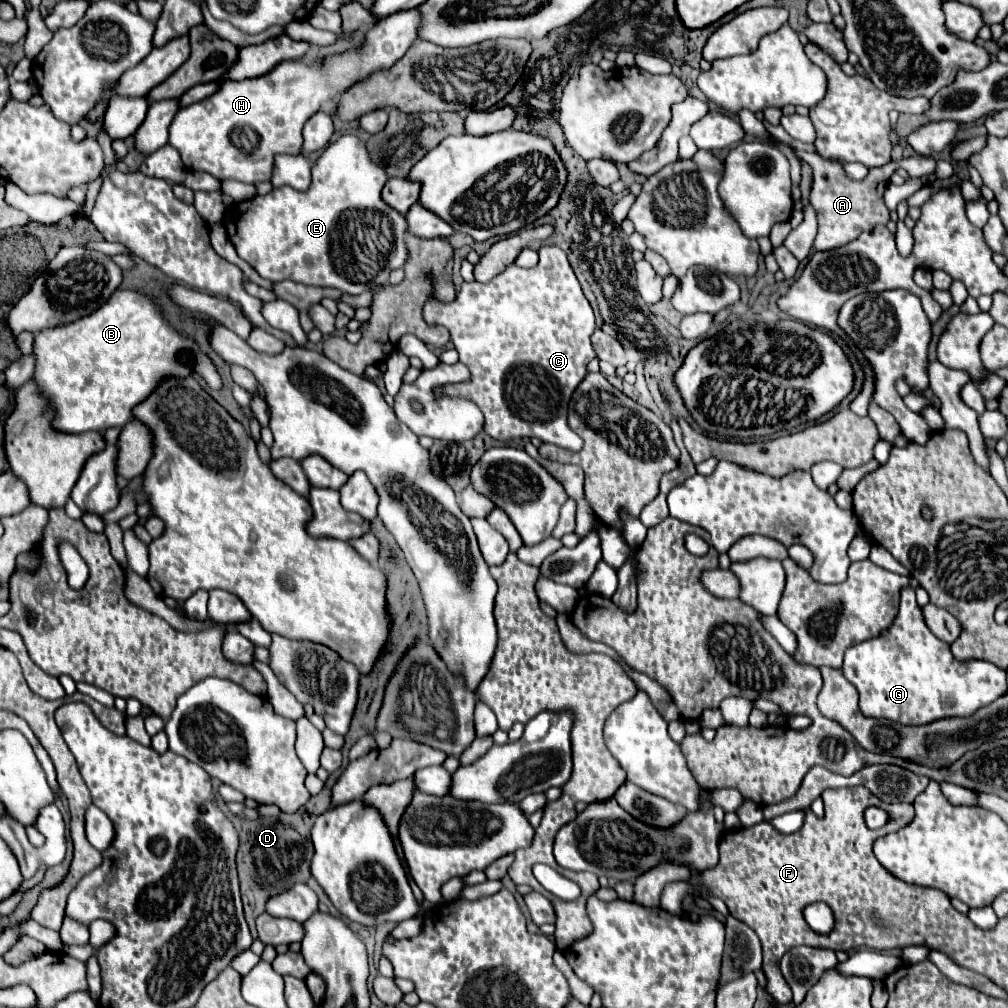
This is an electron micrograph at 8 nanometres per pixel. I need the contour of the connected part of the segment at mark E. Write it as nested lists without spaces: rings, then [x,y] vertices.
[[[344,134],[336,142],[328,144],[324,154],[312,166],[312,184],[306,192],[296,192],[294,188],[284,186],[274,188],[266,196],[254,196],[250,200],[236,202],[226,210],[222,224],[238,256],[266,280],[294,280],[308,286],[362,294],[372,290],[376,284],[386,284],[390,270],[400,268],[408,256],[404,248],[404,216],[380,200],[384,184],[386,176],[380,172],[380,168],[376,168],[376,164],[372,164],[372,160],[368,160],[364,144],[356,136]]]

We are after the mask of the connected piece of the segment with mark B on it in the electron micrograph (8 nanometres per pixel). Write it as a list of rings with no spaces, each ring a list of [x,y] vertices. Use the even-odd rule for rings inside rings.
[[[116,290],[108,304],[92,312],[92,316],[76,320],[76,324],[48,328],[46,332],[36,334],[32,354],[36,356],[32,380],[38,386],[38,394],[54,408],[50,426],[64,434],[104,432],[106,428],[114,426],[122,428],[132,420],[132,408],[144,400],[144,396],[148,396],[148,392],[152,392],[152,388],[156,388],[164,376],[190,376],[198,372],[210,388],[218,390],[222,386],[212,362],[200,352],[200,348],[170,328],[152,300],[134,290]]]

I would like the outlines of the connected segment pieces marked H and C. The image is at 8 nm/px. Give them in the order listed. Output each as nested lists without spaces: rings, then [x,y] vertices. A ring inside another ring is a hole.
[[[402,10],[398,14],[392,14],[392,16],[376,22],[374,28],[366,32],[364,44],[356,50],[346,50],[342,54],[330,54],[324,60],[314,60],[312,64],[286,60],[286,62],[278,64],[272,72],[268,72],[260,78],[250,78],[250,80],[242,80],[242,82],[226,80],[224,84],[220,84],[218,92],[204,98],[202,102],[182,108],[174,116],[174,120],[170,124],[168,142],[180,152],[184,166],[188,170],[204,170],[204,172],[210,172],[218,180],[232,178],[232,180],[250,182],[250,184],[270,180],[276,154],[298,154],[300,152],[304,122],[310,116],[314,116],[316,112],[320,112],[336,96],[340,96],[342,92],[352,88],[354,84],[370,78],[374,72],[390,68],[396,60],[400,60],[408,52],[410,44],[416,40],[418,22],[420,20],[414,10]]]
[[[544,246],[538,254],[540,262],[534,268],[526,270],[512,264],[488,284],[464,282],[462,290],[450,304],[440,304],[438,300],[426,304],[424,320],[448,328],[460,360],[470,370],[470,380],[462,384],[446,384],[438,388],[438,394],[450,394],[450,398],[466,398],[474,402],[484,414],[484,432],[496,440],[536,436],[542,442],[552,442],[566,450],[580,450],[582,440],[568,428],[566,412],[572,392],[586,376],[586,364],[596,358],[590,344],[590,334],[596,330],[594,312],[566,254],[556,246]]]

